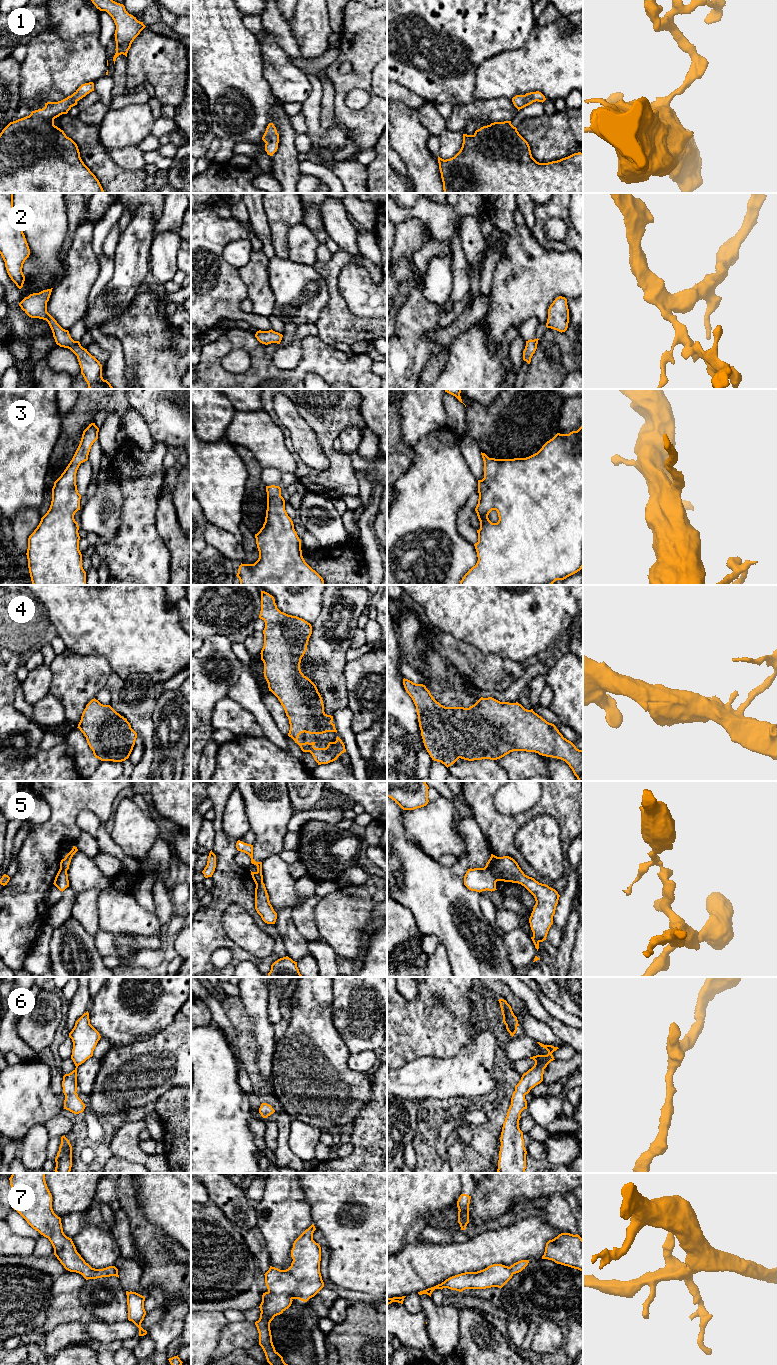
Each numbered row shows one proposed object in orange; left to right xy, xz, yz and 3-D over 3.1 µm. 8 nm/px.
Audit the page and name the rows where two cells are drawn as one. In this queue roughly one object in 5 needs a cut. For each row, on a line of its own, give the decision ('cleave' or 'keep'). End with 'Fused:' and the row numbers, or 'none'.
1: keep
2: keep
3: keep
4: keep
5: cleave
6: keep
7: keep
Fused: 5

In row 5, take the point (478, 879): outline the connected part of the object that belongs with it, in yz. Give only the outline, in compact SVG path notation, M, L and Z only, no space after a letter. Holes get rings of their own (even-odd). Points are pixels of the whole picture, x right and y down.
M470 868L464 876L464 885L471 891L495 891L497 879L491 871L484 868Z

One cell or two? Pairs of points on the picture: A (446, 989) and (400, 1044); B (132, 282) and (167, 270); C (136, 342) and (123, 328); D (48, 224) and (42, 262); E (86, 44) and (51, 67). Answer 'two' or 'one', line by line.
A: one
B: two
C: one
D: one
E: one

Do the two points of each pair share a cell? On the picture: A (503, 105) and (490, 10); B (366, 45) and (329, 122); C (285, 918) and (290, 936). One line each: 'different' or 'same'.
A: different
B: different
C: same

